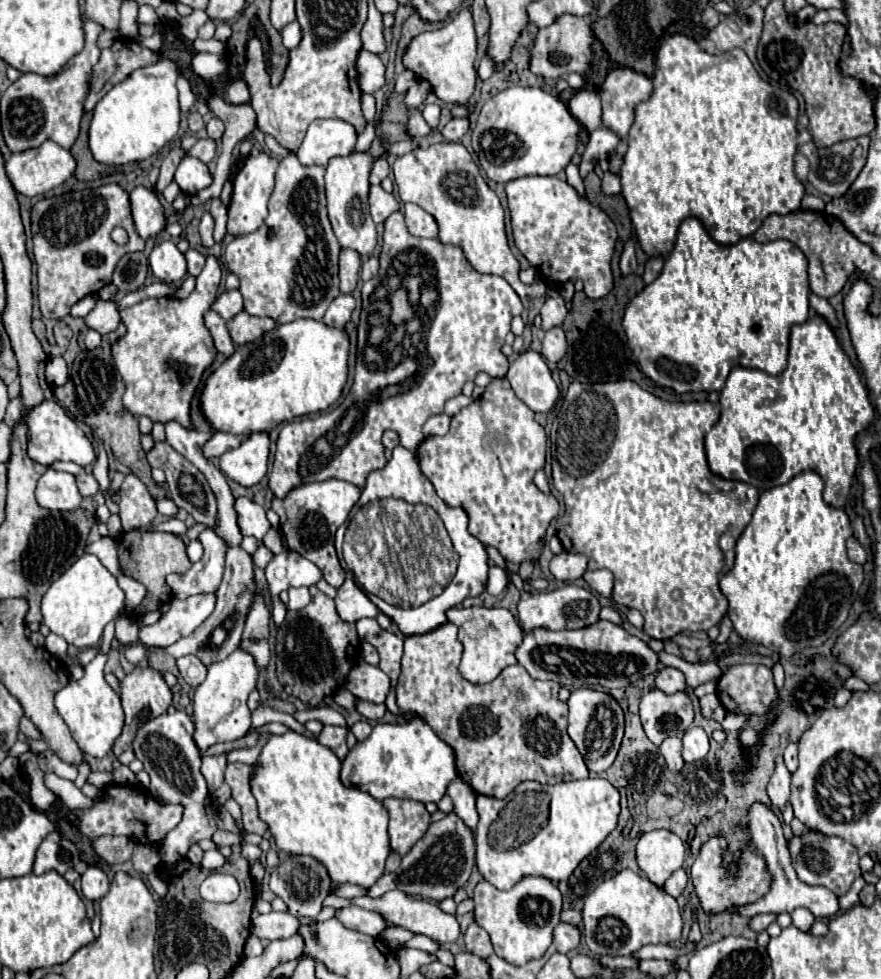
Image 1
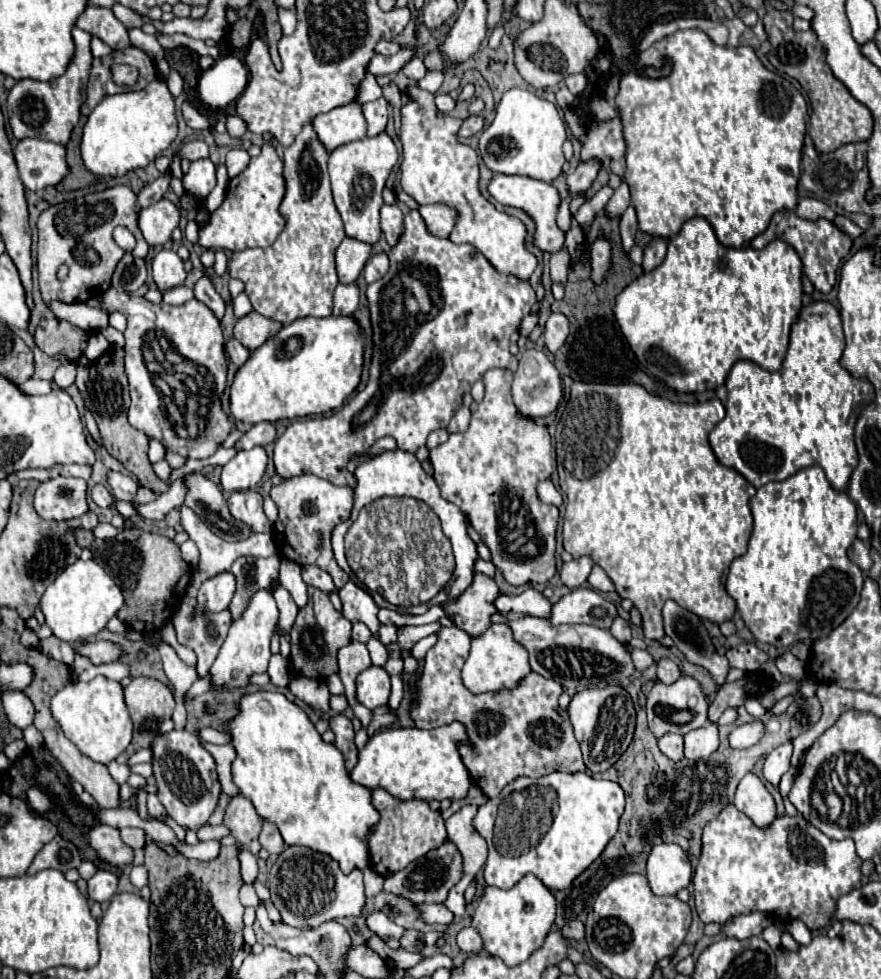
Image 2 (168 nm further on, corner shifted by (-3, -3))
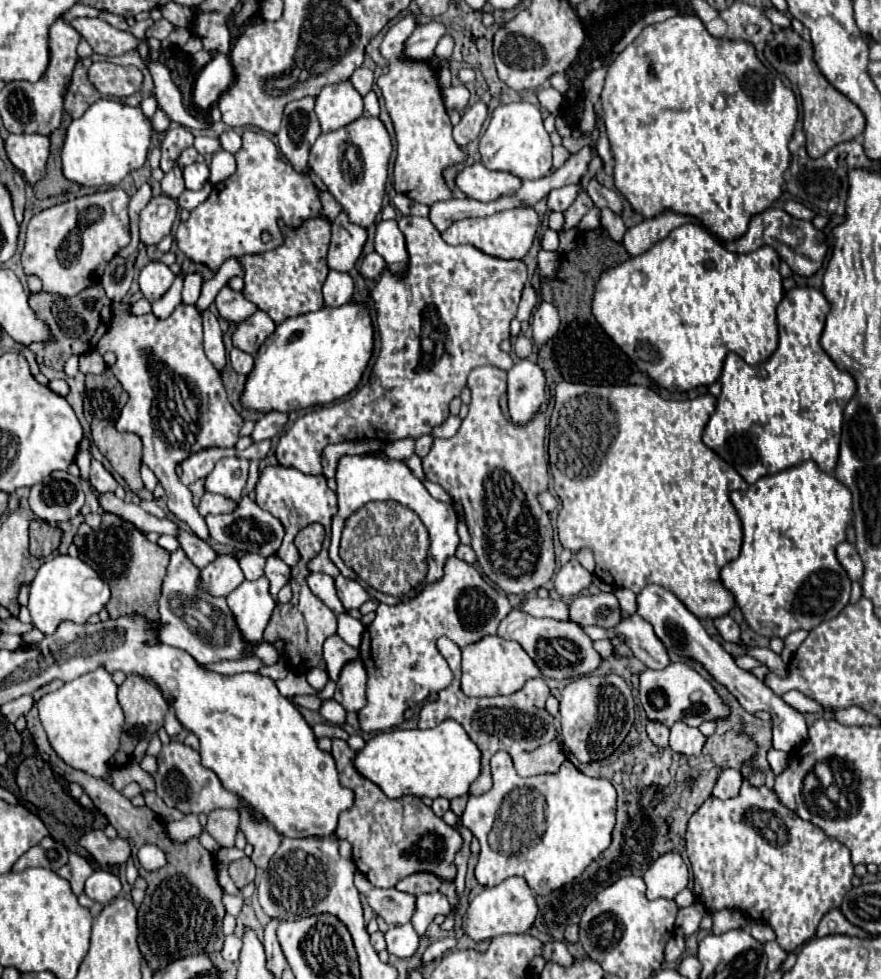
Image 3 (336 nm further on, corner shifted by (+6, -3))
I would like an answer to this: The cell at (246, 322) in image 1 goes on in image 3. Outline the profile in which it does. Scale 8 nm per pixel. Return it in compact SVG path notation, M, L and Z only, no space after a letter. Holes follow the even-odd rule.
M256 311L252 317L238 323L232 335L234 347L254 355L260 349L260 345L266 341L266 337L274 331L274 327L276 327L274 321L264 311Z

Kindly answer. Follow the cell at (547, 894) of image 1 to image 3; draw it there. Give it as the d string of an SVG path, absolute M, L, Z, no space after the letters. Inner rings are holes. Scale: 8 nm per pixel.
M508 877L496 887L484 887L468 905L462 917L462 931L474 941L492 939L500 933L526 933L538 913L536 895L522 877Z

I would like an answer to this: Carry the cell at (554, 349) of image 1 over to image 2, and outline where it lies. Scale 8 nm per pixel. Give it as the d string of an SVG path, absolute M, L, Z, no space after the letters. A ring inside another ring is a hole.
M551 313L547 323L545 323L545 347L555 353L567 339L569 333L569 321L565 315L561 313Z

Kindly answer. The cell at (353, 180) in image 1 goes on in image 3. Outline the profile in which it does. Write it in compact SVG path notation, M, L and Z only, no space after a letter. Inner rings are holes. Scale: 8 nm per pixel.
M362 115L338 131L322 133L310 147L308 165L344 207L350 221L360 227L370 227L382 209L390 153L392 141L384 123L378 117Z

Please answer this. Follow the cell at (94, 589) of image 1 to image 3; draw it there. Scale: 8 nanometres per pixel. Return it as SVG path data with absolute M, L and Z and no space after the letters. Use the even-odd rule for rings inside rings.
M56 555L54 559L40 565L34 581L30 583L28 609L32 615L32 625L42 633L50 635L56 631L60 621L86 623L90 615L100 613L108 599L108 583L104 583L90 565L86 565L80 559L72 559L70 555Z

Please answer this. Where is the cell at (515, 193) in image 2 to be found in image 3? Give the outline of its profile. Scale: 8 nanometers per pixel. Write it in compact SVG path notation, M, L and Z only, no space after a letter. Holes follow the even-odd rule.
M482 163L466 165L458 175L456 181L458 189L478 201L494 201L502 195L512 195L520 187L520 179L506 171L490 171Z

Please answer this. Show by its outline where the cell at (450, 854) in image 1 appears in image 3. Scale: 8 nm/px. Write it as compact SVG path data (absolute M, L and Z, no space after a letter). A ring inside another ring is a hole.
M414 873L406 879L402 879L396 889L398 891L406 891L410 895L422 895L422 893L436 893L440 889L442 881L436 875L428 875L428 873Z

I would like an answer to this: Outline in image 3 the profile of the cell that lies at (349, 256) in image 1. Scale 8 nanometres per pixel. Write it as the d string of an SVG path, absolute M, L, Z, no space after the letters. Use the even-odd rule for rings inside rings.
M346 211L332 221L332 243L328 251L328 267L334 271L350 271L366 243L366 229L350 223Z

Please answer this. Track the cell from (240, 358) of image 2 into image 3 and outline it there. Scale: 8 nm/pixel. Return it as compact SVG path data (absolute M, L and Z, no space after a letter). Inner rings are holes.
M232 349L228 357L230 357L230 365L234 367L236 373L240 373L240 375L250 375L250 371L252 371L252 367L254 367L254 357L252 357L252 355L248 355L248 353L240 351L240 349Z

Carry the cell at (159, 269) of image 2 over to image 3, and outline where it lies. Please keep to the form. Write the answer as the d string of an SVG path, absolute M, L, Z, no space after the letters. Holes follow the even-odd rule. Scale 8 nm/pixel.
M150 261L140 271L140 277L138 277L140 291L150 303L158 301L170 289L172 281L174 281L174 273L164 263L156 263L156 261Z

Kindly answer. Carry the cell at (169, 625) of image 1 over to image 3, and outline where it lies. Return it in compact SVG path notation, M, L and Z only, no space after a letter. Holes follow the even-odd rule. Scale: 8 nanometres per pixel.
M218 555L202 569L202 587L214 597L228 597L242 581L244 573L234 555Z

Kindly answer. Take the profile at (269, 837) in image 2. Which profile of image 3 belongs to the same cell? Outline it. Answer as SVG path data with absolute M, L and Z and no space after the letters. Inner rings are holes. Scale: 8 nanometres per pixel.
M248 807L240 809L240 829L246 835L246 841L254 845L254 853L250 855L252 863L258 869L266 869L274 851L278 849L278 845L282 841L282 835L266 821L256 823L252 819L252 813L250 813Z

